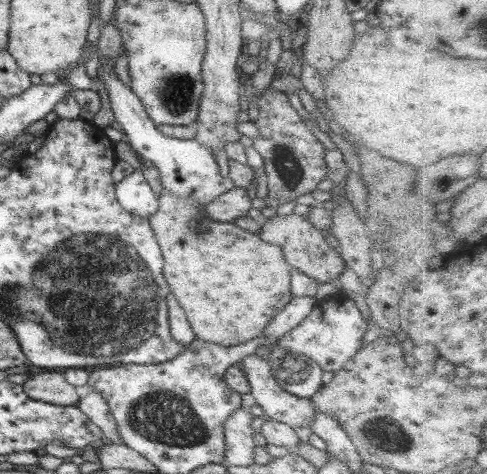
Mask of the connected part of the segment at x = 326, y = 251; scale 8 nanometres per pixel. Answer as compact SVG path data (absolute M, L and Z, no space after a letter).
M292 214L290 216L274 216L264 226L260 227L259 238L268 244L284 250L285 259L293 271L309 276L318 283L337 282L338 276L347 268L344 259L339 256L335 244L326 241L320 229L314 228L304 216Z

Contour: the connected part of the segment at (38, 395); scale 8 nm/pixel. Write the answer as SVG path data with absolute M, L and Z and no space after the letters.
M54 370L29 376L23 383L24 392L32 399L53 405L75 406L79 402L76 387Z

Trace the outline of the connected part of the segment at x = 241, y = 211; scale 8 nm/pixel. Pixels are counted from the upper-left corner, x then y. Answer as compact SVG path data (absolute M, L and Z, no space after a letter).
M232 188L220 194L212 203L208 203L204 212L208 218L216 222L233 223L248 215L252 208L252 200L247 189Z

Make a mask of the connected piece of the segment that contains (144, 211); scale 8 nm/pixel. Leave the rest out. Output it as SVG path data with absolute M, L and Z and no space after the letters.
M136 171L116 185L115 196L123 210L140 217L152 216L160 208L159 199L142 172Z

